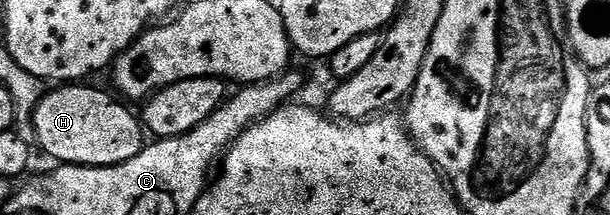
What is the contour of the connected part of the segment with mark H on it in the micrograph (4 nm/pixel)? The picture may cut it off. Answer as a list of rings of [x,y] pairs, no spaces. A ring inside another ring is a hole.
[[[62,85],[59,91],[47,90],[43,94],[34,110],[33,138],[62,165],[111,167],[132,161],[144,146],[139,116],[137,119],[121,98],[98,87],[82,86],[86,85]]]

